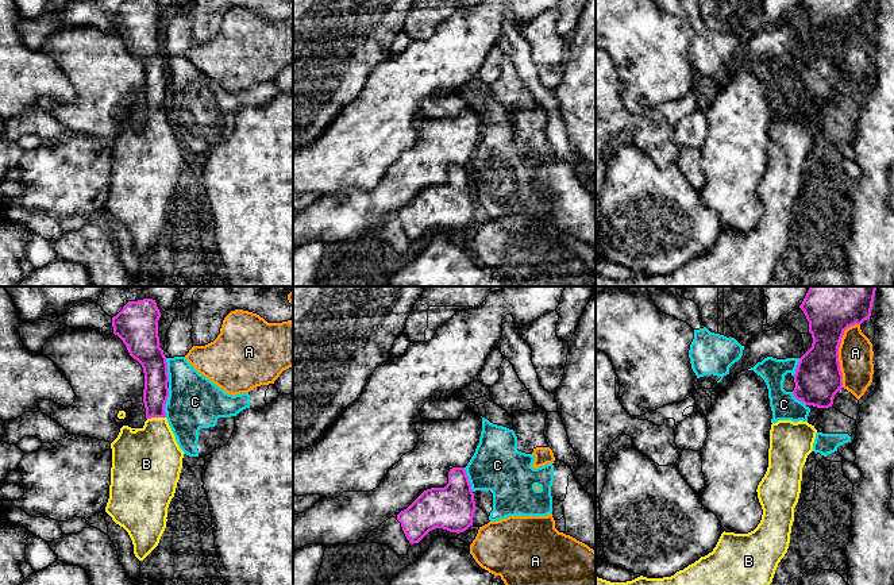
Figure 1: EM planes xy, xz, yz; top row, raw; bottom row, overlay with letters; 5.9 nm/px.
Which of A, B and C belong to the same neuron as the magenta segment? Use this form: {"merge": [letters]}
{"merge": ["B"]}

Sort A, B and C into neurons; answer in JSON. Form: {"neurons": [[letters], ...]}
{"neurons": [["A"], ["B"], ["C"]]}

